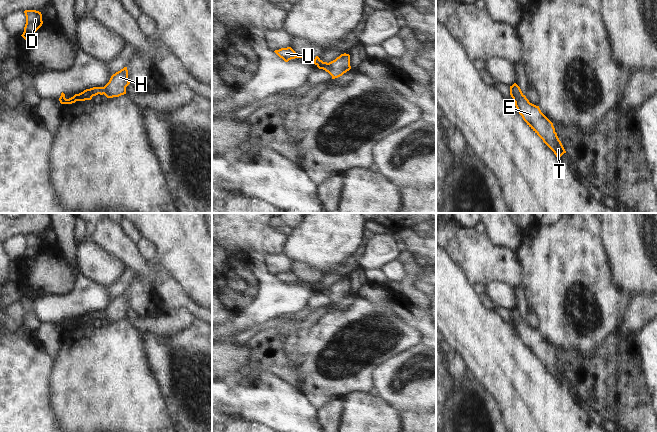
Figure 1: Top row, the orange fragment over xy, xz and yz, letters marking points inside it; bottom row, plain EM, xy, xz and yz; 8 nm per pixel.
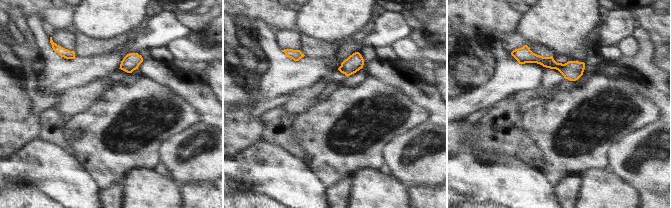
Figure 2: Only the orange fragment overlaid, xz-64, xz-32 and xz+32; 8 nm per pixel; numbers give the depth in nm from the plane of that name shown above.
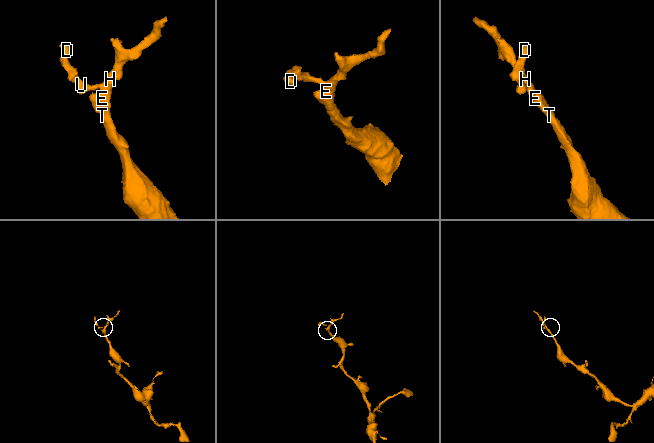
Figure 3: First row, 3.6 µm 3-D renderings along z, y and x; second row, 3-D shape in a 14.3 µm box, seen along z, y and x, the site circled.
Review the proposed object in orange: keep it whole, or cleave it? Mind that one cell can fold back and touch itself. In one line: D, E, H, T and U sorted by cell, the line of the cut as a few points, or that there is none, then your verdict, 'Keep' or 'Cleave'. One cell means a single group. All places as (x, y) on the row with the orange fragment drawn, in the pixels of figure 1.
Groups: D E H T U. No split. Keep

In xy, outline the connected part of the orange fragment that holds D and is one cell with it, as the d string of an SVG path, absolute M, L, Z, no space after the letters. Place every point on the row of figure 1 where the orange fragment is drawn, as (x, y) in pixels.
M25 10L26 24L21 35L25 40L30 41L35 32L42 26L42 14L36 10Z

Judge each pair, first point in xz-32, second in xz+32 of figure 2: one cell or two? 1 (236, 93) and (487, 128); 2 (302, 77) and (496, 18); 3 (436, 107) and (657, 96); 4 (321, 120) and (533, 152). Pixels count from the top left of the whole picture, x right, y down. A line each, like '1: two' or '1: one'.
1: two
2: two
3: one
4: two

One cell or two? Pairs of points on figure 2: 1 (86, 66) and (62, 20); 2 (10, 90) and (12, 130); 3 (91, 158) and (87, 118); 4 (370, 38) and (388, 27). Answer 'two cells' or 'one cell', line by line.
1: two cells
2: one cell
3: one cell
4: one cell

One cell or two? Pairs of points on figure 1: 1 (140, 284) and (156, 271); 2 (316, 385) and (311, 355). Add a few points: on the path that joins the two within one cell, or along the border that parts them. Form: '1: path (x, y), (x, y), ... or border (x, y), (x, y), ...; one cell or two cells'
1: border (131, 272), (142, 276), (154, 287); two cells
2: path (316, 378), (316, 362); one cell

